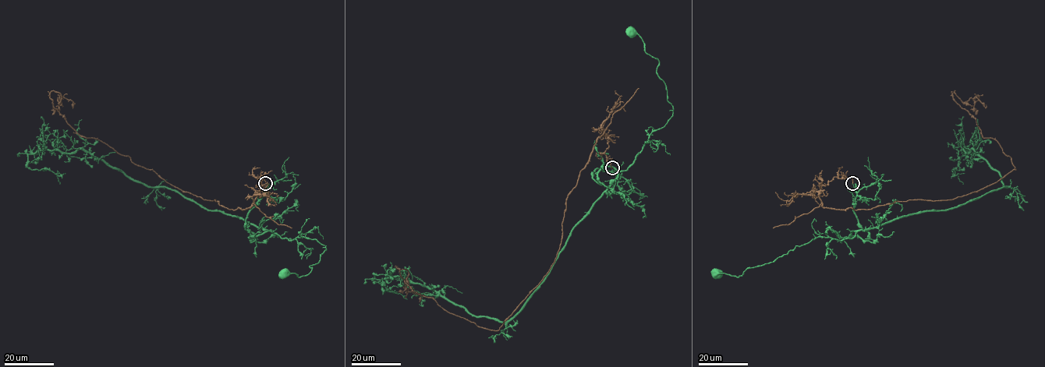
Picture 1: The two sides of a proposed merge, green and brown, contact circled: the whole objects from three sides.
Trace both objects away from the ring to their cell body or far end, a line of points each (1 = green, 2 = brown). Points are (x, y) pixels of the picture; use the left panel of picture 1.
1: (265, 183), (265, 195), (246, 220), (250, 238), (267, 231), (325, 245), (309, 273), (285, 272)
2: (265, 183), (264, 175), (257, 178), (260, 191), (244, 209), (183, 192), (81, 136), (50, 93), (73, 105)

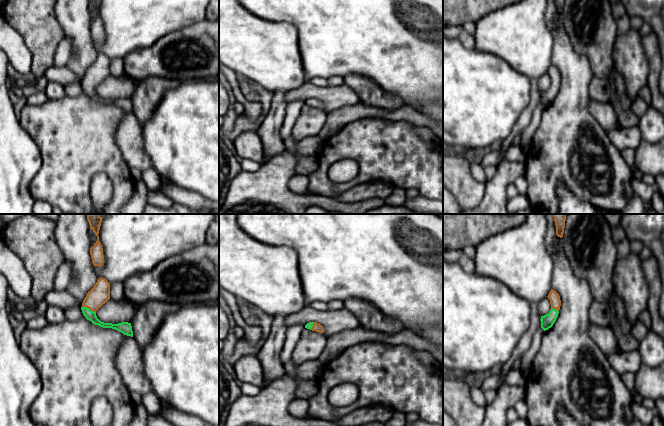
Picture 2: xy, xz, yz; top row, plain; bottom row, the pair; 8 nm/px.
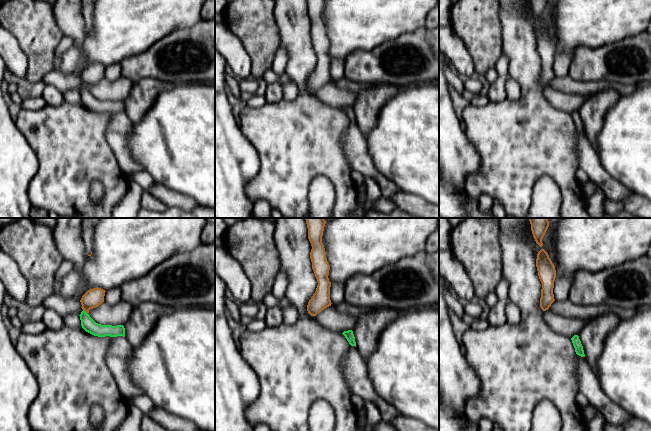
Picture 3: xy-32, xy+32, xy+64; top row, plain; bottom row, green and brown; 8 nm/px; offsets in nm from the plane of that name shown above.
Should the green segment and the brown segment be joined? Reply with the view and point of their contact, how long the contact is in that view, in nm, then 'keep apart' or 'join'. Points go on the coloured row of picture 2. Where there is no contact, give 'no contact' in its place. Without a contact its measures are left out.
contact xy (88, 308); length 120 nm; keep apart

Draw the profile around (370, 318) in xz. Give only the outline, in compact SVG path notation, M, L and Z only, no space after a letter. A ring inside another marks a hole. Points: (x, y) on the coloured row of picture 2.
M357 298L344 301L344 308L353 314L362 328L384 334L399 333L403 326L396 320L386 316L375 306Z

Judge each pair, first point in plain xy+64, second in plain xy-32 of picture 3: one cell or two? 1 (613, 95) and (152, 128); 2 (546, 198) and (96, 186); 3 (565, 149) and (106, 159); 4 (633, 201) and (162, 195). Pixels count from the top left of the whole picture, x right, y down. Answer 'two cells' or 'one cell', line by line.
1: two cells
2: one cell
3: one cell
4: one cell

